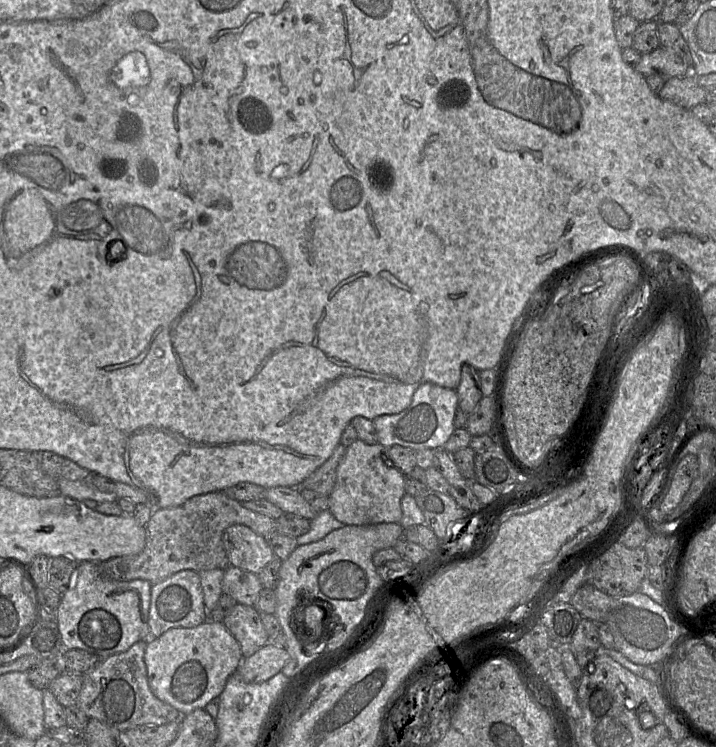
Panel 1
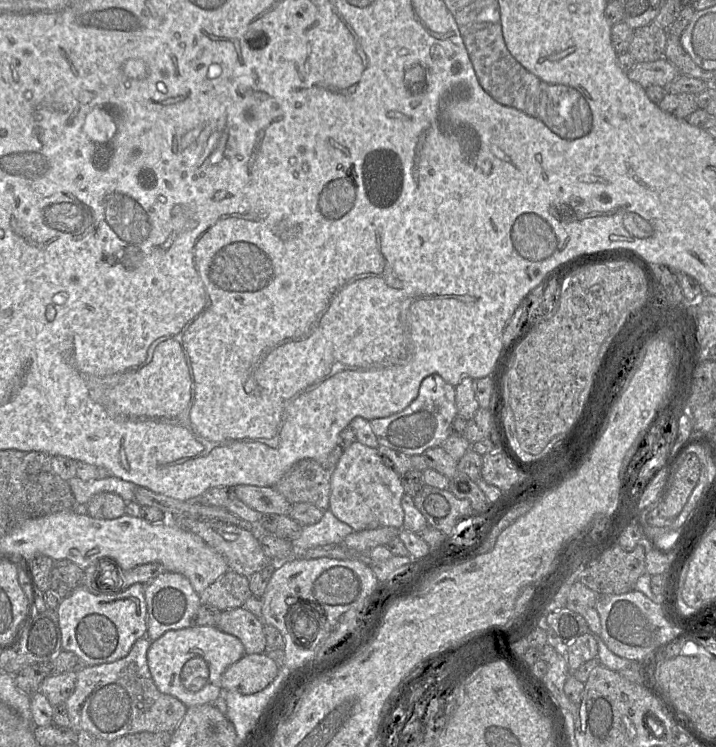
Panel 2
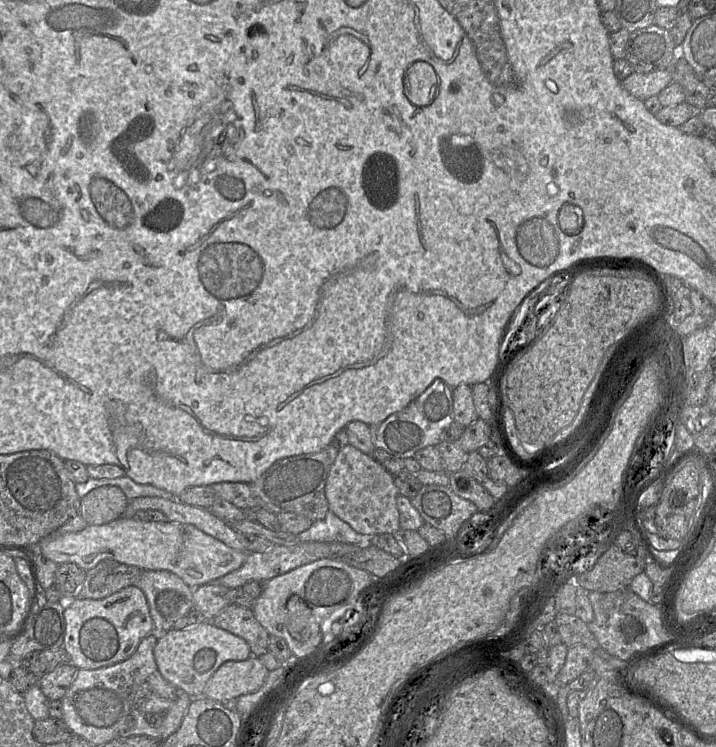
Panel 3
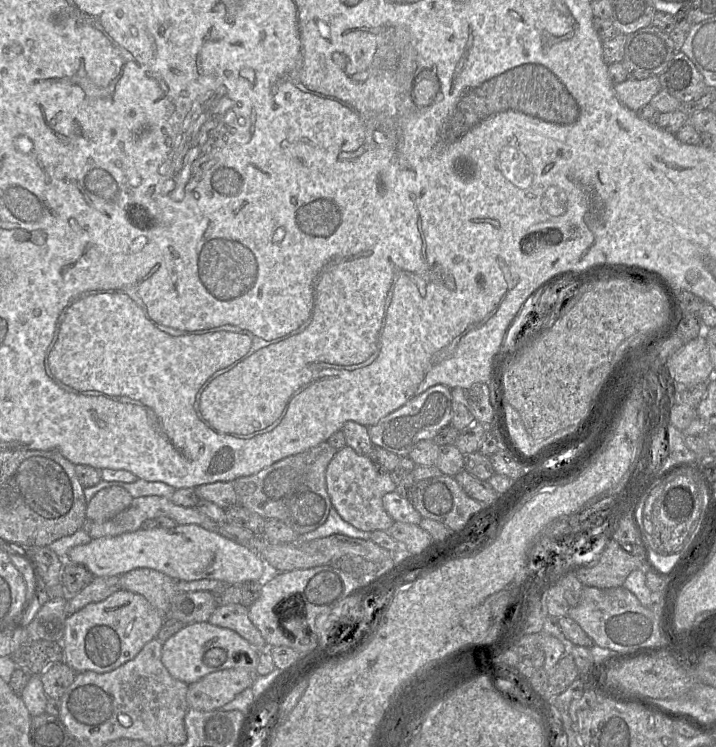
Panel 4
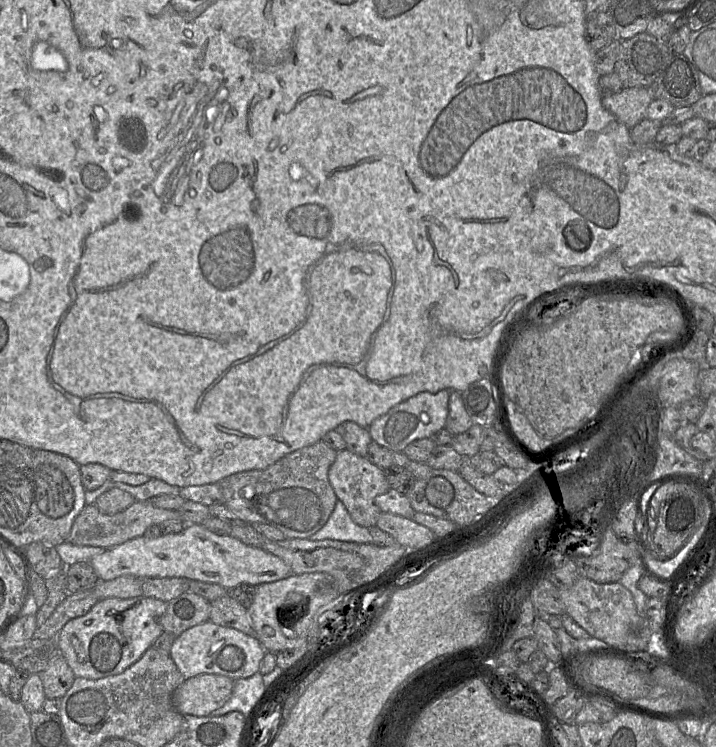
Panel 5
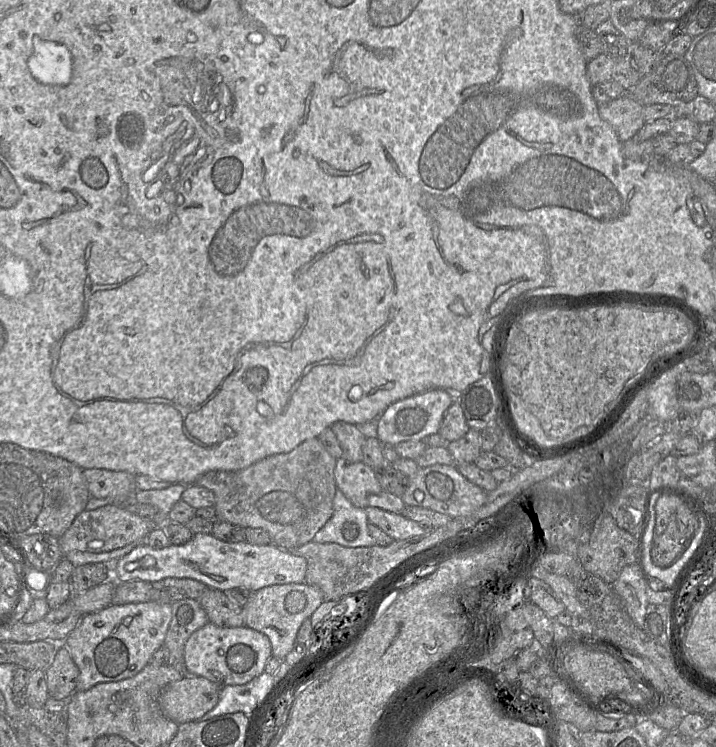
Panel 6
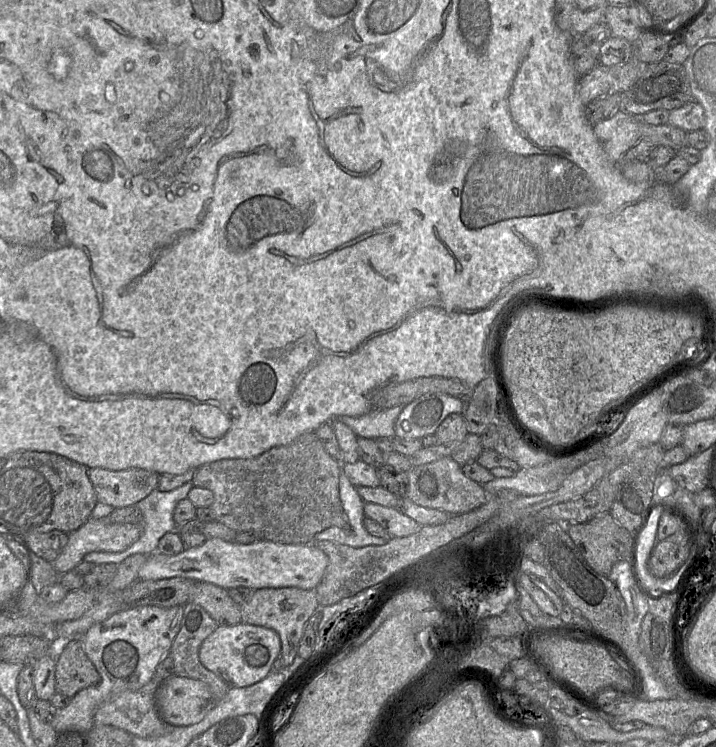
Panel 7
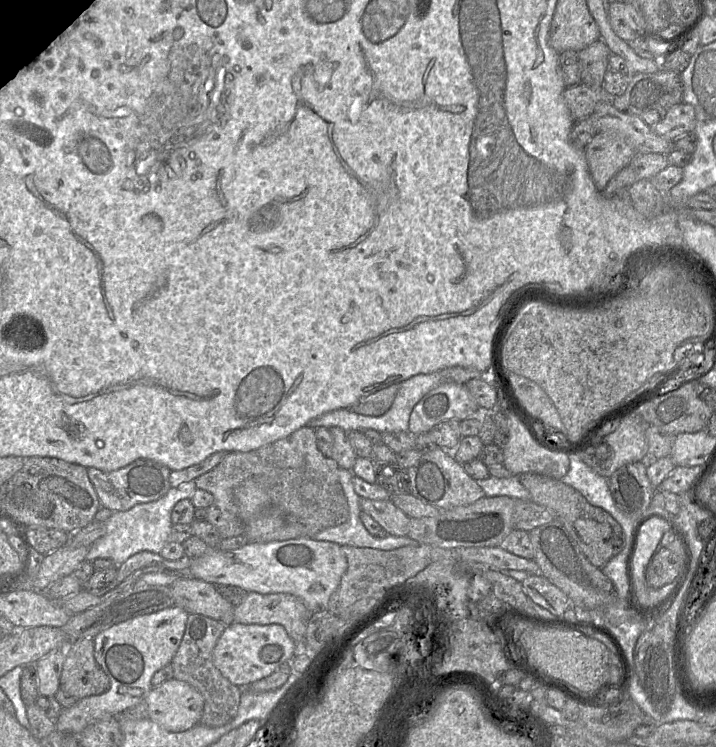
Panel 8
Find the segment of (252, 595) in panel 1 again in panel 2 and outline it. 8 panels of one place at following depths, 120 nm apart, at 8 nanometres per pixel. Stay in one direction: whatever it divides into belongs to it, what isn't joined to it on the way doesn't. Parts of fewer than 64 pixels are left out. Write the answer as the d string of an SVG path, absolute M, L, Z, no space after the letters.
M229 570L199 595L202 604L212 605L221 611L242 607L252 595L249 577Z

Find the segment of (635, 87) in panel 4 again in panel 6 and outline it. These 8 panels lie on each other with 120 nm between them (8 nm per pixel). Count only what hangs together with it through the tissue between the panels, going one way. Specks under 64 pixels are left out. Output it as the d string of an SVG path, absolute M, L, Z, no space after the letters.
M626 93L598 107L601 119L611 125L622 143L633 138L644 126L643 109L643 105Z

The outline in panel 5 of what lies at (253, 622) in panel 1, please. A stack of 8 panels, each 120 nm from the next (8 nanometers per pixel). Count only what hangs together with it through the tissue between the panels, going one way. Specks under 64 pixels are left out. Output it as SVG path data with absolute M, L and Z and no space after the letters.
M230 592L210 602L209 619L217 625L234 628L247 635L253 635L253 628L247 609L235 600L230 595Z

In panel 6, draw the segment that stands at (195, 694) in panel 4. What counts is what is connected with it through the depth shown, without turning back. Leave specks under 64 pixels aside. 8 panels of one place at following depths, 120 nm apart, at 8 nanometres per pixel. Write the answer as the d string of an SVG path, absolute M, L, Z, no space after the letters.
M184 676L168 684L159 696L163 714L184 724L201 718L219 702L221 686L199 676Z

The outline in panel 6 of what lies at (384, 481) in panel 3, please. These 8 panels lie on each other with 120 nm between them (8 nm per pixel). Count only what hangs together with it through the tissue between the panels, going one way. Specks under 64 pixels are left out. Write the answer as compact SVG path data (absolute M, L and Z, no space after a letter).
M345 458L336 459L334 469L336 487L357 508L368 507L368 496L382 491L374 470L363 462L351 463Z

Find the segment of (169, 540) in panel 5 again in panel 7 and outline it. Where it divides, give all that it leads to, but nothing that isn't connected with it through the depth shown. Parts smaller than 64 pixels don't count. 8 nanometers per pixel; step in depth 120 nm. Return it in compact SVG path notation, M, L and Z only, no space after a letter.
M210 538L198 547L184 549L173 556L149 554L138 572L138 580L180 577L194 582L211 583L224 589L297 587L315 590L322 580L327 565L327 555L314 543L283 544L259 539L252 544L242 545L226 542L220 538Z

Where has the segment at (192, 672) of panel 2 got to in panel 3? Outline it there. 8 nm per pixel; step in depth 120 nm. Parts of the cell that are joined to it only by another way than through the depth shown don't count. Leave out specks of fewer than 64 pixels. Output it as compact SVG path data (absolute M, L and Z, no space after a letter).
M205 621L184 629L170 629L163 634L157 634L159 638L154 648L154 657L159 672L163 678L172 685L182 689L192 698L201 697L206 683L214 672L227 661L242 661L252 656L247 642L226 630L216 627L211 621Z

